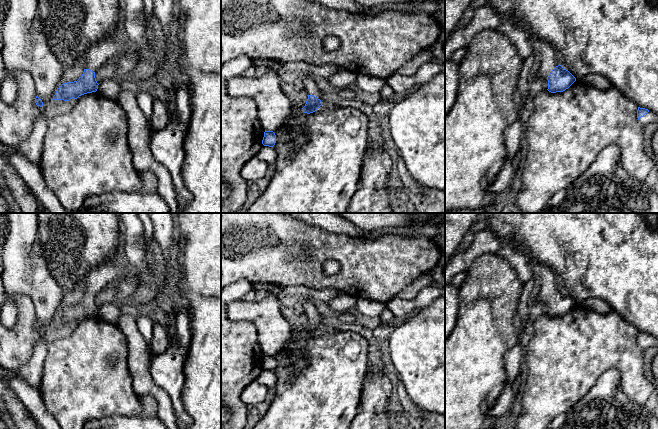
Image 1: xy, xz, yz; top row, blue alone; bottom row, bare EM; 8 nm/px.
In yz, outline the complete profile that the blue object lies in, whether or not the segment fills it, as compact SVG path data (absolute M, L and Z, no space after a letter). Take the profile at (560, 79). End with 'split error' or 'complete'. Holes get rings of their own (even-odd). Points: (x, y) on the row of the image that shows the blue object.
M530 35L530 41L541 64L537 73L539 78L548 80L548 91L563 92L576 78L560 64L556 50L546 41Z; split error

